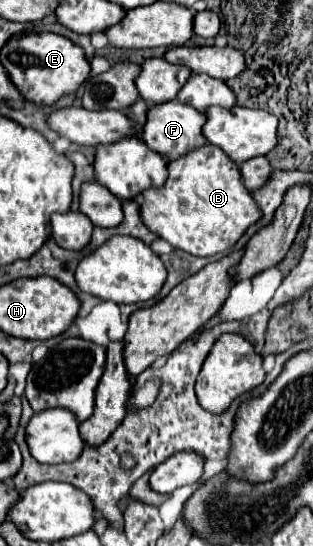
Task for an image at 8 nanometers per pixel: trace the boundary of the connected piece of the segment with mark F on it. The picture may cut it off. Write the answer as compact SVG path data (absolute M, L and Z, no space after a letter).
M172 99L170 103L158 103L158 107L150 107L146 117L148 119L142 131L142 141L152 151L164 155L168 161L206 143L206 139L202 137L202 125L206 123L206 115L196 111L194 107L186 107L184 103L178 103L176 99Z

